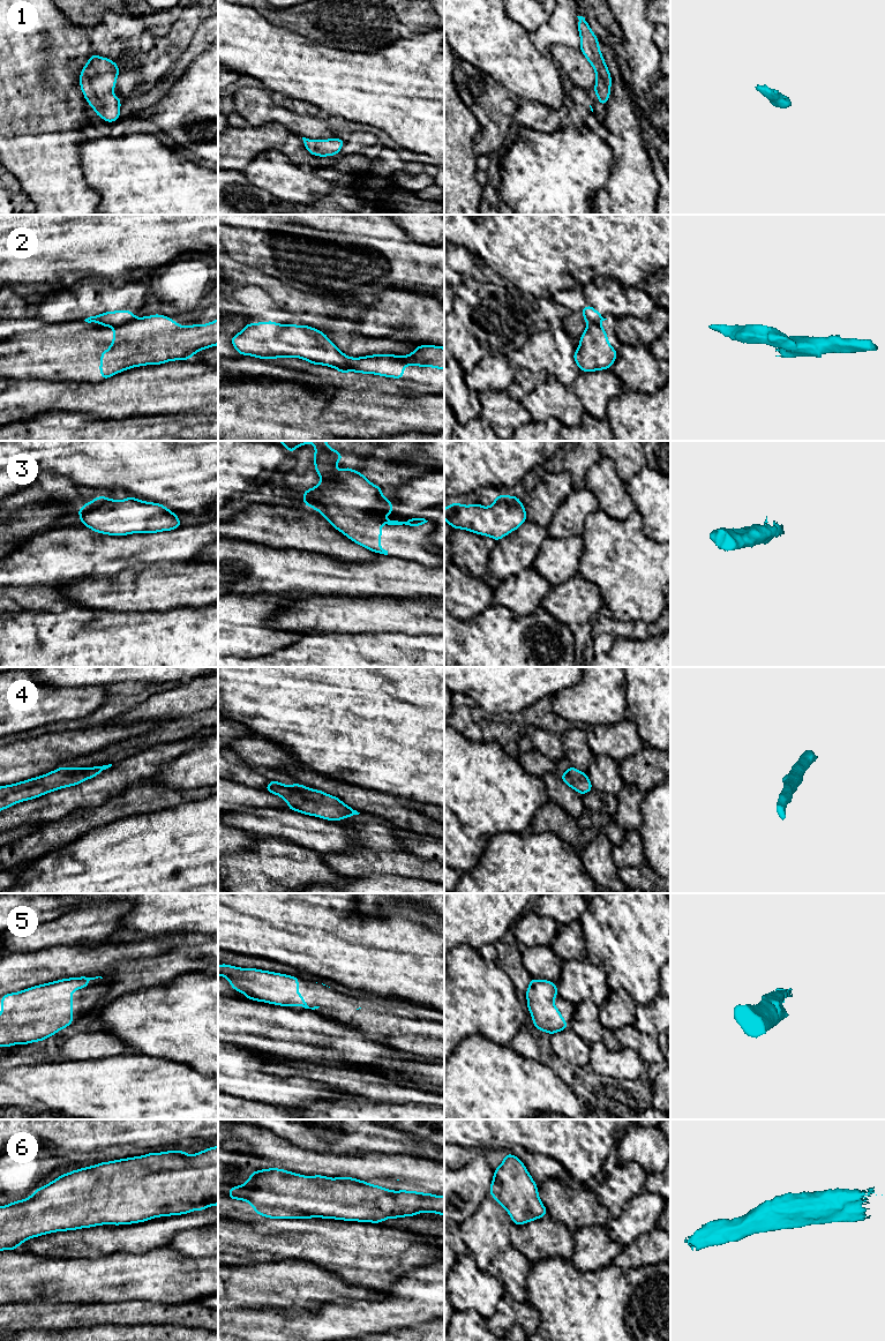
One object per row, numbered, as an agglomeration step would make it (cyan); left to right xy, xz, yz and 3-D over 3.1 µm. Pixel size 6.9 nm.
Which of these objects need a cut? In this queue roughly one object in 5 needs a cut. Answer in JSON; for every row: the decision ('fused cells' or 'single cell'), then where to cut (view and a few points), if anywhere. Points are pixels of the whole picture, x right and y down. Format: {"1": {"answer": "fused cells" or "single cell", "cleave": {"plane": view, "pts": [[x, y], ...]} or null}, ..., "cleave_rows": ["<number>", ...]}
{"1": {"answer": "single cell", "cleave": null}, "2": {"answer": "fused cells", "cleave": {"plane": "xy", "pts": [[134, 317], [114, 328]]}}, "3": {"answer": "single cell", "cleave": null}, "4": {"answer": "single cell", "cleave": null}, "5": {"answer": "single cell", "cleave": null}, "6": {"answer": "single cell", "cleave": null}, "cleave_rows": ["2"]}

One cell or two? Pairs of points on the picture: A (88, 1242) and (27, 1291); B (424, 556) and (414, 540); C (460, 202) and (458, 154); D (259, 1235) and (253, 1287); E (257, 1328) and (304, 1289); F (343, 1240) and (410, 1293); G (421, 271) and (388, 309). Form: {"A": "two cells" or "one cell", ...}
{"A": "two cells", "B": "one cell", "C": "one cell", "D": "two cells", "E": "two cells", "F": "two cells", "G": "two cells"}

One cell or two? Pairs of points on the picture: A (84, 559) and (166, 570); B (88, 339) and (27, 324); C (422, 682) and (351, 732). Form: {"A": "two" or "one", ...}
{"A": "two", "B": "one", "C": "one"}

